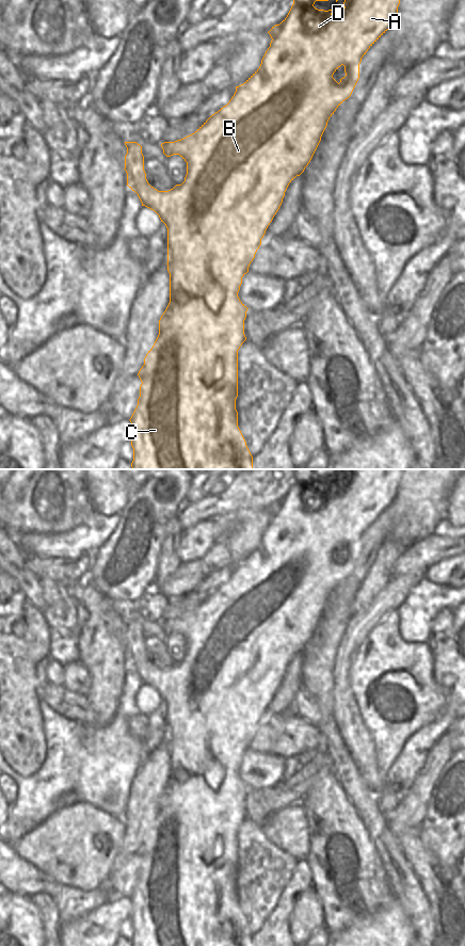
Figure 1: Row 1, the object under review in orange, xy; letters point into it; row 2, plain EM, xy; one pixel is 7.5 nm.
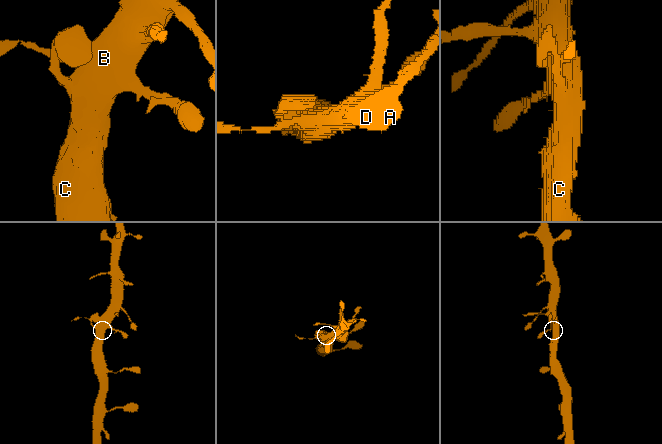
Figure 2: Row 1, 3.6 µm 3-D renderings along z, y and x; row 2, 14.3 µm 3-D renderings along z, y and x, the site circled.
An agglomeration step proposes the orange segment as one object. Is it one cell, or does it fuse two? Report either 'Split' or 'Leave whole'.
Leave whole.

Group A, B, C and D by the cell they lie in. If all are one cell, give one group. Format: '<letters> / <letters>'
A B C D

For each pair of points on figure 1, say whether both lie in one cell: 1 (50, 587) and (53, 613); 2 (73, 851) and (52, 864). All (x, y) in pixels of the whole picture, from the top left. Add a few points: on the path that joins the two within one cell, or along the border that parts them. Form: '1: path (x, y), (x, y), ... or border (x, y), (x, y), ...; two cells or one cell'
1: path (53, 593), (53, 607); one cell
2: path (67, 851), (58, 859); one cell

